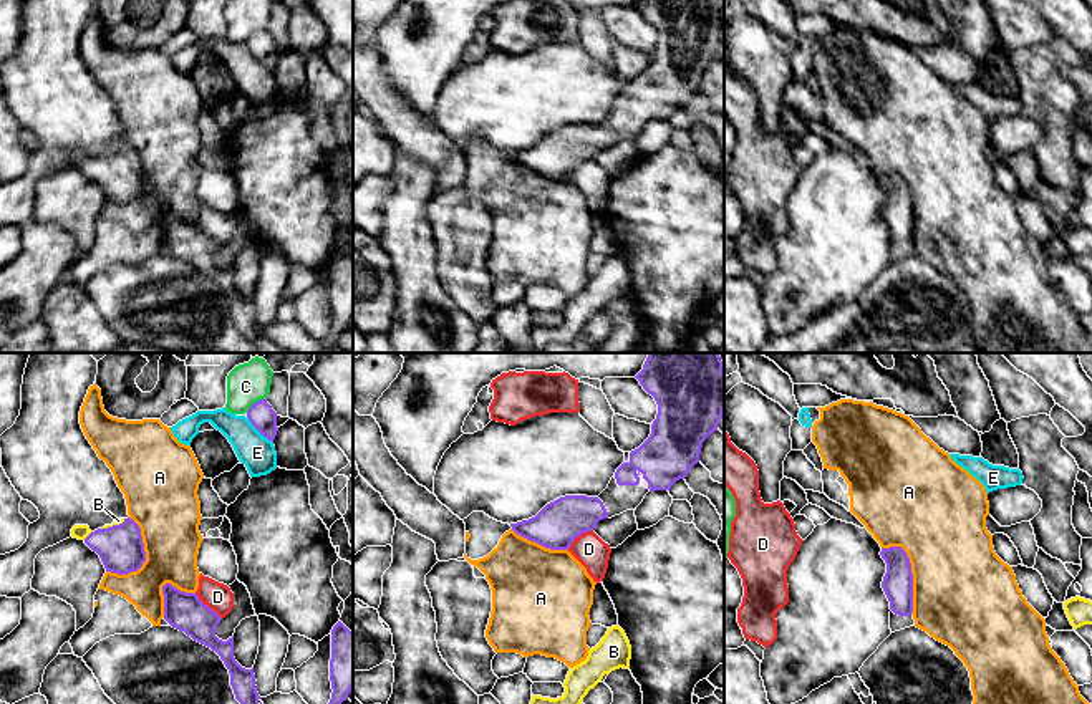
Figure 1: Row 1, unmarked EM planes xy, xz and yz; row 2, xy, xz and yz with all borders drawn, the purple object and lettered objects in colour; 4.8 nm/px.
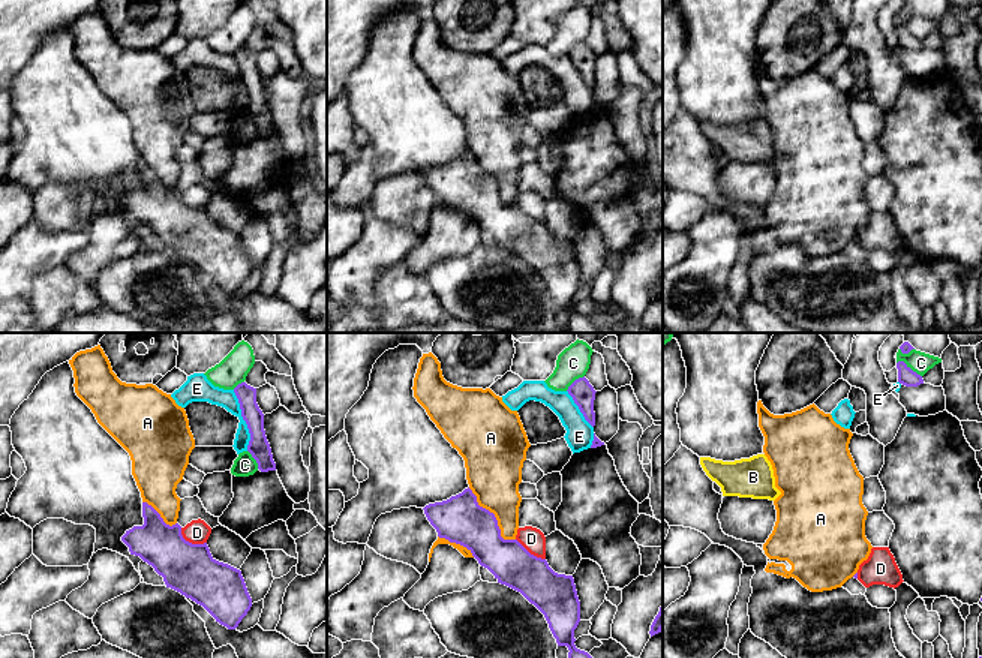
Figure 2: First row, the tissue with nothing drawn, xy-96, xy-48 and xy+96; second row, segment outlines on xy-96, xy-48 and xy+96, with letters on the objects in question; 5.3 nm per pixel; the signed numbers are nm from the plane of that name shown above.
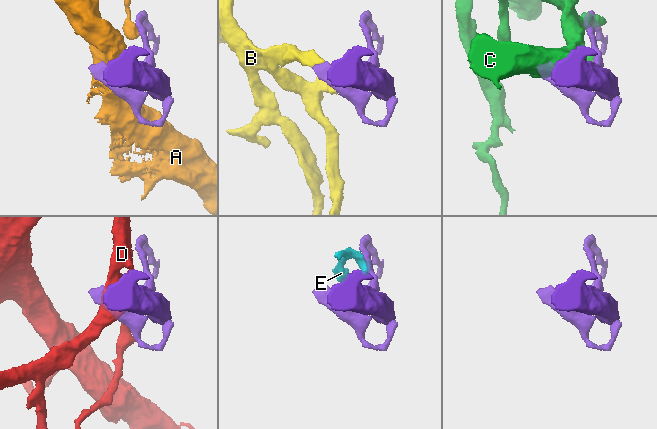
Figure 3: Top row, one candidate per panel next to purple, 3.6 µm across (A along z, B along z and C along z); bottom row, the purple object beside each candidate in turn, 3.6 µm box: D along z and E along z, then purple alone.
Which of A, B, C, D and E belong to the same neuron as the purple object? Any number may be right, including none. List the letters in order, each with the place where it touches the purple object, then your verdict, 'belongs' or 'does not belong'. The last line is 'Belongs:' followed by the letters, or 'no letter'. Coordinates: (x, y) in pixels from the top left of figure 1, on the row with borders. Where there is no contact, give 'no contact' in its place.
A: xy (144, 552) | does not belong
B: xy (88, 535) | belongs
C: xy (256, 403) | does not belong
D: xy (206, 605) | does not belong
E: xy (259, 431) | does not belong
Belongs: B

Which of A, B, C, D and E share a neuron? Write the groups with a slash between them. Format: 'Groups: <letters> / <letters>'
Groups: A / B / C / D / E

